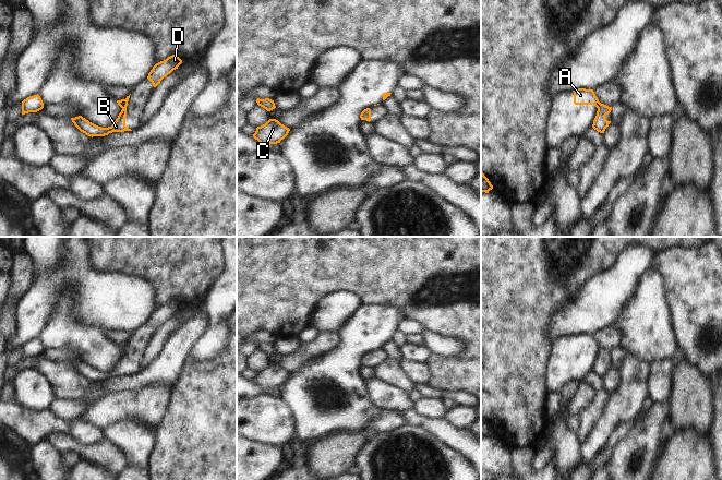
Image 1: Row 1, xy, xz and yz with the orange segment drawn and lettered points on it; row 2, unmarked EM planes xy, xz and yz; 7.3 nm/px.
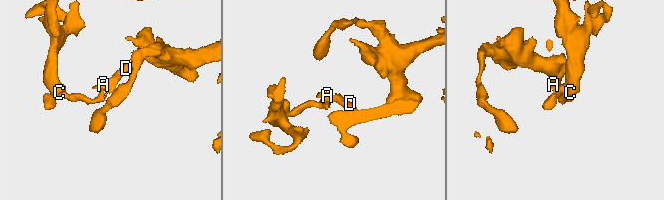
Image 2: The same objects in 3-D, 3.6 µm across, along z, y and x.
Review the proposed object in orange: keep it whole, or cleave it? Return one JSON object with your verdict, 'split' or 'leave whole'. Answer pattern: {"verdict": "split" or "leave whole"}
{"verdict": "split"}

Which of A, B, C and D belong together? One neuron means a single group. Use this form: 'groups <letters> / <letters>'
groups A D / B C

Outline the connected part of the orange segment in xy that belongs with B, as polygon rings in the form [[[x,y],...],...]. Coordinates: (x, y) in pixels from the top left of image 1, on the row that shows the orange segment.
[[[125,105],[122,108],[121,112],[119,113],[113,124],[108,128],[98,127],[89,122],[85,118],[83,118],[82,116],[71,118],[71,120],[81,132],[92,137],[93,136],[105,136],[112,132],[132,131],[131,129],[128,129],[125,127],[127,106],[128,105]]]

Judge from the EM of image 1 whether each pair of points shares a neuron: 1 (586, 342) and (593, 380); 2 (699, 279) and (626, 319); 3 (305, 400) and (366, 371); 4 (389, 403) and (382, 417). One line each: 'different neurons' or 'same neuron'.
1: different neurons
2: different neurons
3: different neurons
4: different neurons

